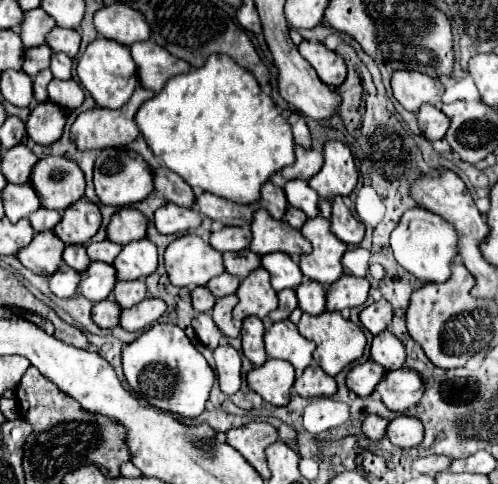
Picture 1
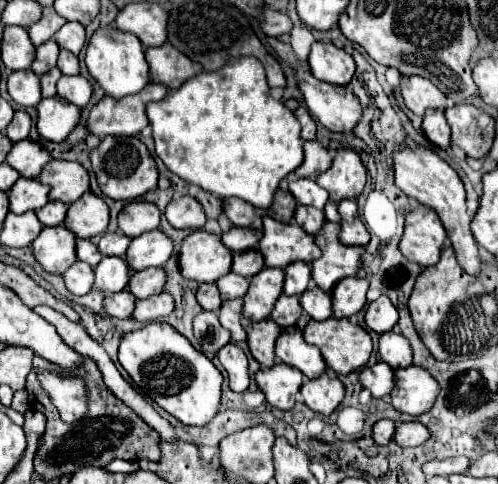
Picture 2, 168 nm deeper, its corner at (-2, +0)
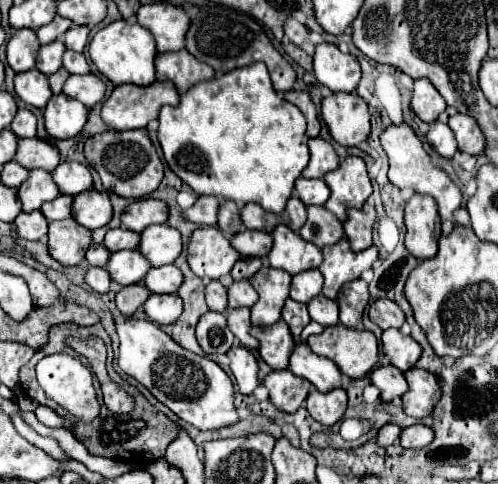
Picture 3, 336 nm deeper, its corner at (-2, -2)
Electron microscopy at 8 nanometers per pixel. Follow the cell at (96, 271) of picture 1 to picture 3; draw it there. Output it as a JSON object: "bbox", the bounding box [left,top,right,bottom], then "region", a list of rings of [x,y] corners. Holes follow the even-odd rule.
{"bbox":[106,250,150,286],"region":[[[120,250],[110,254],[110,260],[106,264],[106,272],[110,274],[112,282],[118,286],[128,286],[140,282],[146,272],[150,270],[150,264],[138,250]]]}

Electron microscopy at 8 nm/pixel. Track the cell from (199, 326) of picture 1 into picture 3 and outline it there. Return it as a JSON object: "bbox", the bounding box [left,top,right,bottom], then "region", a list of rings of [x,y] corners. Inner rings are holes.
{"bbox":[196,312,234,354],"region":[[[206,312],[196,324],[198,344],[206,354],[226,354],[234,342],[234,334],[226,326],[226,316],[220,312]]]}

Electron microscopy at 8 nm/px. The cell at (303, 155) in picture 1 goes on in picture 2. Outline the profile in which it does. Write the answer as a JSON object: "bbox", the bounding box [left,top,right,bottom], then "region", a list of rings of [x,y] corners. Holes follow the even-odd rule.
{"bbox":[294,140,332,178],"region":[[[316,140],[312,142],[304,142],[304,162],[300,168],[294,170],[294,174],[298,178],[310,178],[316,172],[322,174],[332,166],[332,156],[330,152]]]}

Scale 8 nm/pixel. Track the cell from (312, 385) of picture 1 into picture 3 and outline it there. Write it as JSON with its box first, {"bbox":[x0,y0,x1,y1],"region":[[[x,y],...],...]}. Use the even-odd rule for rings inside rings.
{"bbox":[306,388,346,426],"region":[[[334,388],[330,392],[310,390],[310,394],[306,398],[306,410],[310,412],[310,416],[316,422],[320,422],[324,426],[332,426],[344,416],[346,390],[342,390],[342,388]]]}

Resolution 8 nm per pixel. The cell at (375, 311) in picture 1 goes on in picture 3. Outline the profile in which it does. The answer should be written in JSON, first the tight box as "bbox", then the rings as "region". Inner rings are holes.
{"bbox":[368,298,404,330],"region":[[[378,298],[376,302],[370,304],[370,312],[368,312],[370,320],[374,324],[378,324],[382,330],[388,328],[400,328],[404,324],[404,314],[398,308],[396,302],[388,300],[388,298]]]}

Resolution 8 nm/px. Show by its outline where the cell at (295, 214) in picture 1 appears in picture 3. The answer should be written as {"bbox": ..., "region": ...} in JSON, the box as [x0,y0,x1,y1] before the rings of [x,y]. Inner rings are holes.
{"bbox":[300,206,342,248],"region":[[[308,206],[308,220],[300,230],[300,236],[318,248],[324,248],[328,244],[336,244],[342,236],[342,222],[328,212],[324,206]]]}

